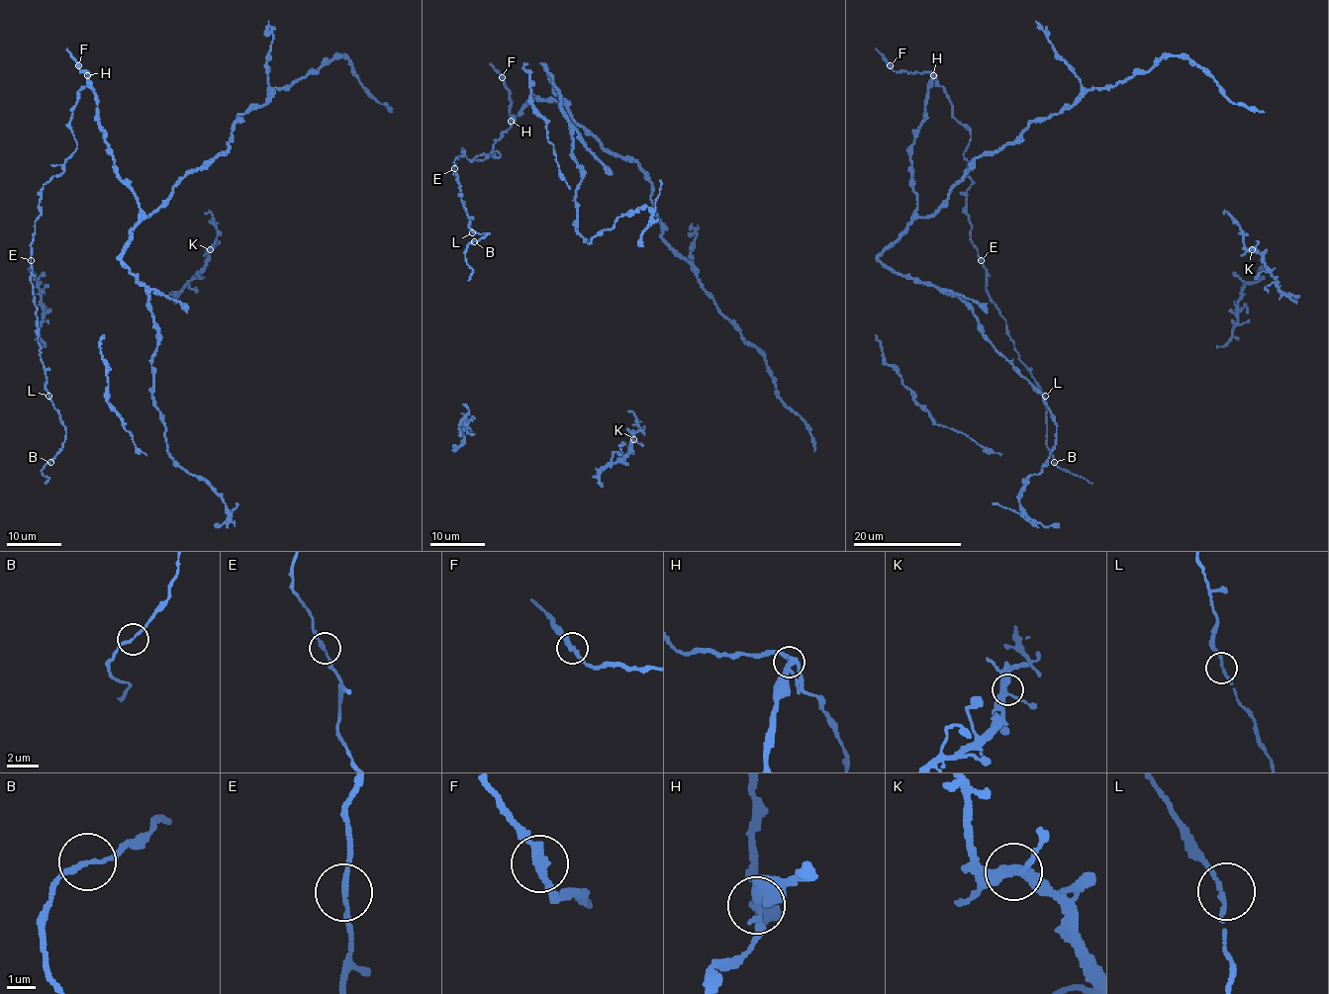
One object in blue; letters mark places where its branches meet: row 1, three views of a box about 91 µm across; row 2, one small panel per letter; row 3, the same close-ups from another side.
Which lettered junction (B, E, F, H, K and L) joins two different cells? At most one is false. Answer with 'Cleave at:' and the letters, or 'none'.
Cleave at: H

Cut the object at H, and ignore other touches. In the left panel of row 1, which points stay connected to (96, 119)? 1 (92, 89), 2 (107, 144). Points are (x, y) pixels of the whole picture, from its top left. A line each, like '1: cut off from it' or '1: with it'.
1: with it
2: with it

